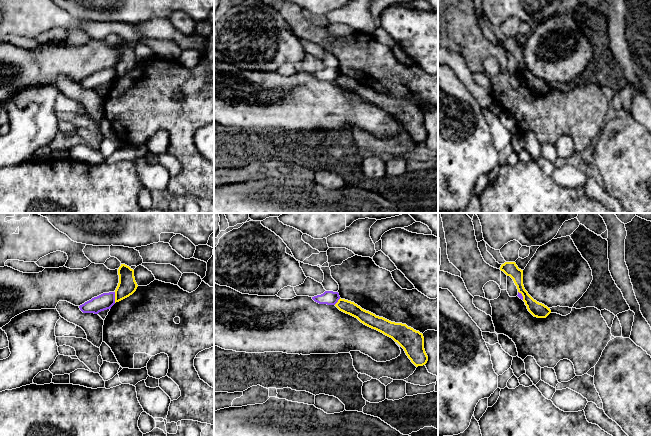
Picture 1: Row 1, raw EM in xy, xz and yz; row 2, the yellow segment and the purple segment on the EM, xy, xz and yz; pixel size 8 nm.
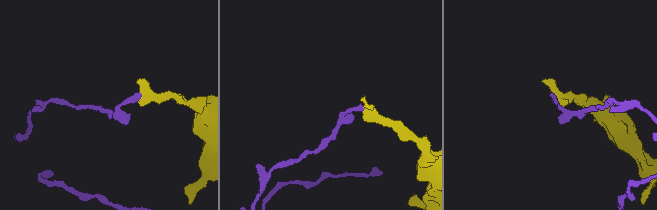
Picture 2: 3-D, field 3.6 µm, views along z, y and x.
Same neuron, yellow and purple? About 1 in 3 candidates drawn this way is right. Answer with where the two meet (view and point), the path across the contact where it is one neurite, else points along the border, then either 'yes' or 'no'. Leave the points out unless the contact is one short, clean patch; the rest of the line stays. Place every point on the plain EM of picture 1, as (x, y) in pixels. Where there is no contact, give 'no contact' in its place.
meets yellow in xy at (115, 73); border along xy (114, 68), (115, 78); no

